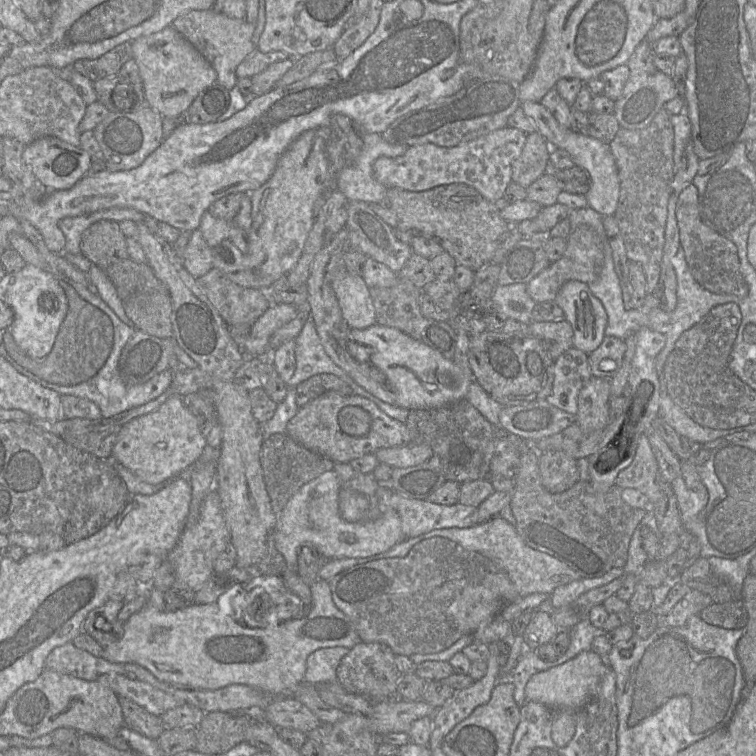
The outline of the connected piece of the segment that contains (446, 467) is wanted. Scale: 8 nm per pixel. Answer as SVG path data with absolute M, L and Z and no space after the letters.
M466 398L438 408L411 409L405 424L412 443L428 445L439 456L446 481L461 484L489 477L498 427L493 426Z

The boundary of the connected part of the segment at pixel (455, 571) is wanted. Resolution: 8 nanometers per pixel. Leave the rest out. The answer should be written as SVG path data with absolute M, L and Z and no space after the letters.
M438 536L415 544L404 557L381 558L349 567L328 580L328 584L333 602L352 622L361 641L385 644L395 655L408 657L449 648L463 635L488 624L507 603L521 598L506 572L491 559Z

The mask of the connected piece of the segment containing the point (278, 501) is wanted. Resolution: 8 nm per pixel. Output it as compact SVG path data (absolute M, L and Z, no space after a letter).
M276 433L265 437L260 453L260 464L271 507L279 516L289 499L307 482L333 469L335 462L309 450L293 440L287 433Z

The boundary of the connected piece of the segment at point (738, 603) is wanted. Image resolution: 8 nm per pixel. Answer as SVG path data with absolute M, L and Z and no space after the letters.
M740 598L725 603L712 603L700 612L708 624L725 629L744 630L748 623L748 612Z

